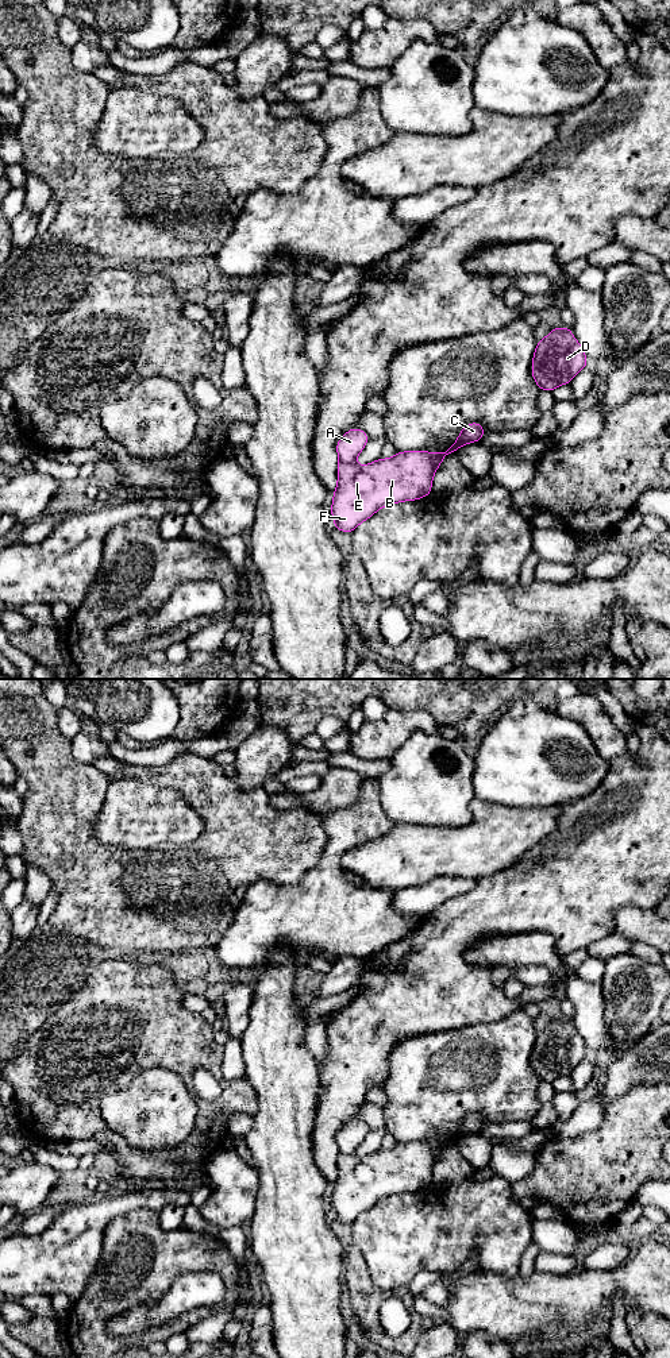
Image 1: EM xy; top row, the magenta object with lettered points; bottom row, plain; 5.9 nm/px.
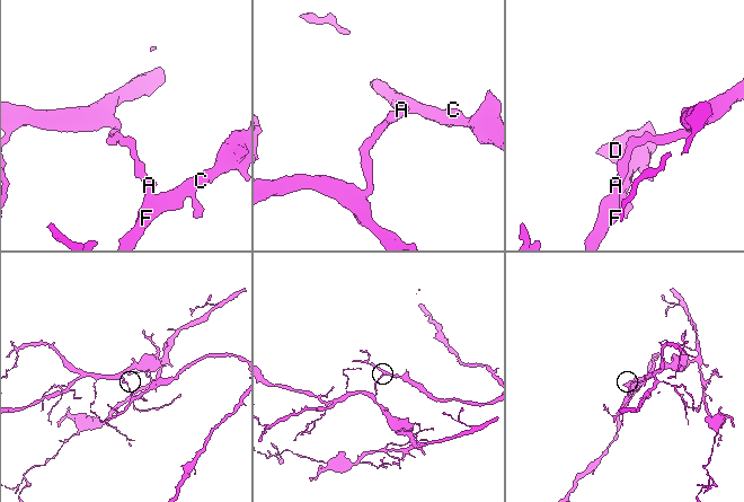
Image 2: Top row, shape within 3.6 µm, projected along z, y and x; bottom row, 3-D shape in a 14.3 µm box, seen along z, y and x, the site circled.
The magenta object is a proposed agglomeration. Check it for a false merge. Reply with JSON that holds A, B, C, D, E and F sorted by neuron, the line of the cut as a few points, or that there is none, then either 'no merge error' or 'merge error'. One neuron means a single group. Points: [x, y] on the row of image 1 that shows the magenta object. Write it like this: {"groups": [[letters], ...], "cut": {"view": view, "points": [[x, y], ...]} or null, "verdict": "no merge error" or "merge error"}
{"groups": [["A"], ["B", "C", "D", "E", "F"]], "cut": {"view": "xy", "points": [[339, 462], [353, 463]]}, "verdict": "merge error"}

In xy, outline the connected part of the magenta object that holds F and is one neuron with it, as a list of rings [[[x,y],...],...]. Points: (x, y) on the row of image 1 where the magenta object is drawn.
[[[470,423],[462,428],[454,445],[447,445],[444,454],[405,451],[366,466],[339,463],[331,506],[335,528],[353,533],[382,506],[430,495],[434,474],[442,460],[459,447],[480,441],[484,435],[480,423]]]

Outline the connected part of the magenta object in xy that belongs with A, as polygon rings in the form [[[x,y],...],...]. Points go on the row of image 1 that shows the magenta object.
[[[351,428],[336,443],[339,463],[353,464],[369,441],[367,435],[359,428]]]

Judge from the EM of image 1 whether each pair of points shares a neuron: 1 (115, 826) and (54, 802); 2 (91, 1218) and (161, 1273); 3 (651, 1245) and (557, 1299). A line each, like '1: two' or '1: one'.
1: two
2: two
3: one

